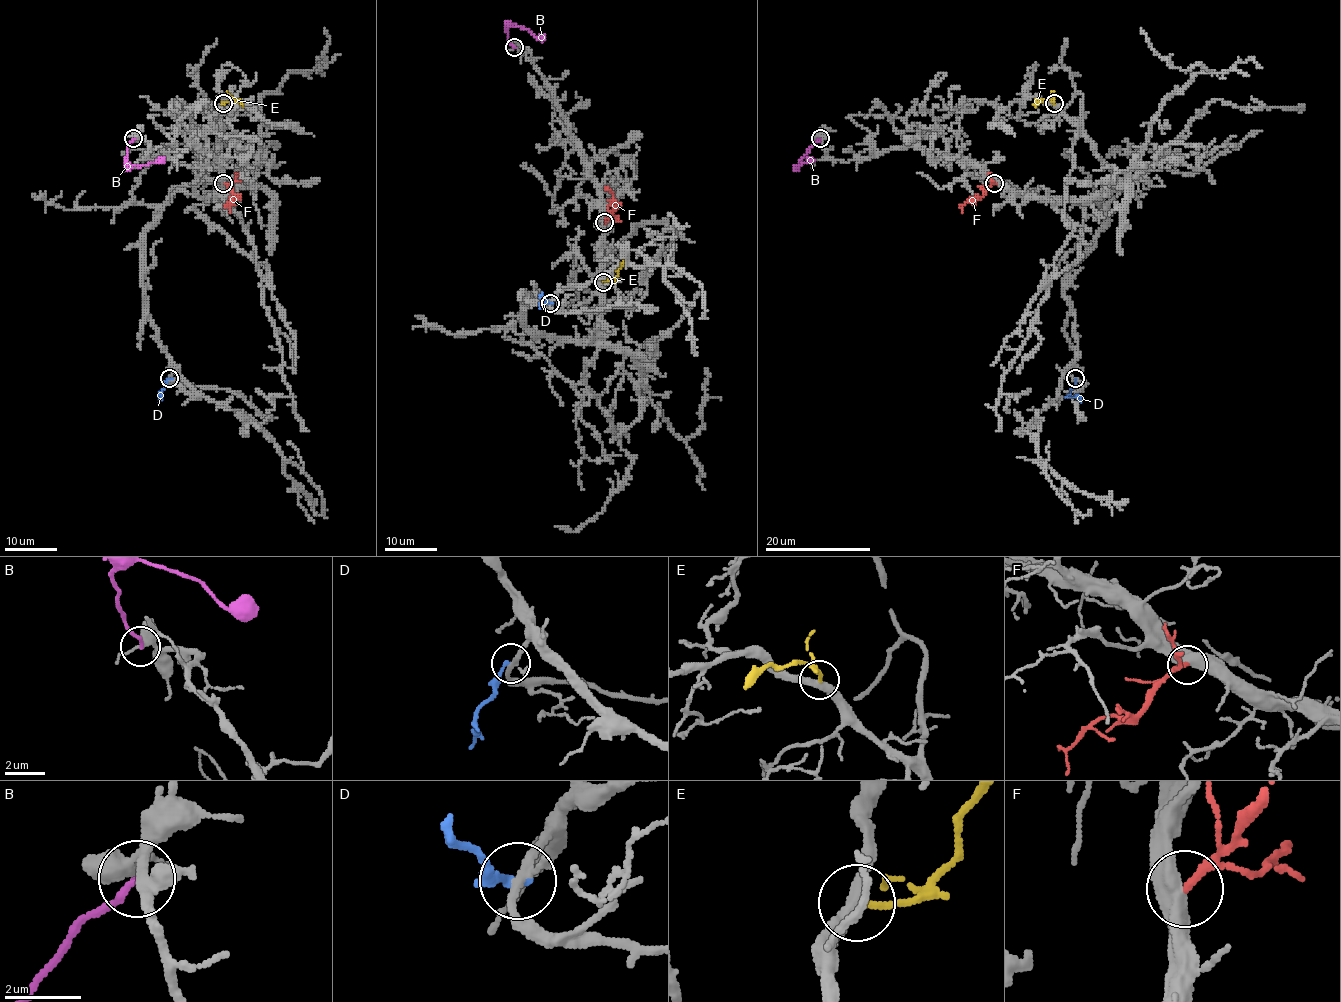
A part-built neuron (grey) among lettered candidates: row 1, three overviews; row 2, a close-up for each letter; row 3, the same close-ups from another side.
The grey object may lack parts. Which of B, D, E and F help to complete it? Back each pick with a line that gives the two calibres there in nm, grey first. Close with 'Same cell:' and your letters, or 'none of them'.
F: 500/200 nm
Same cell: F

